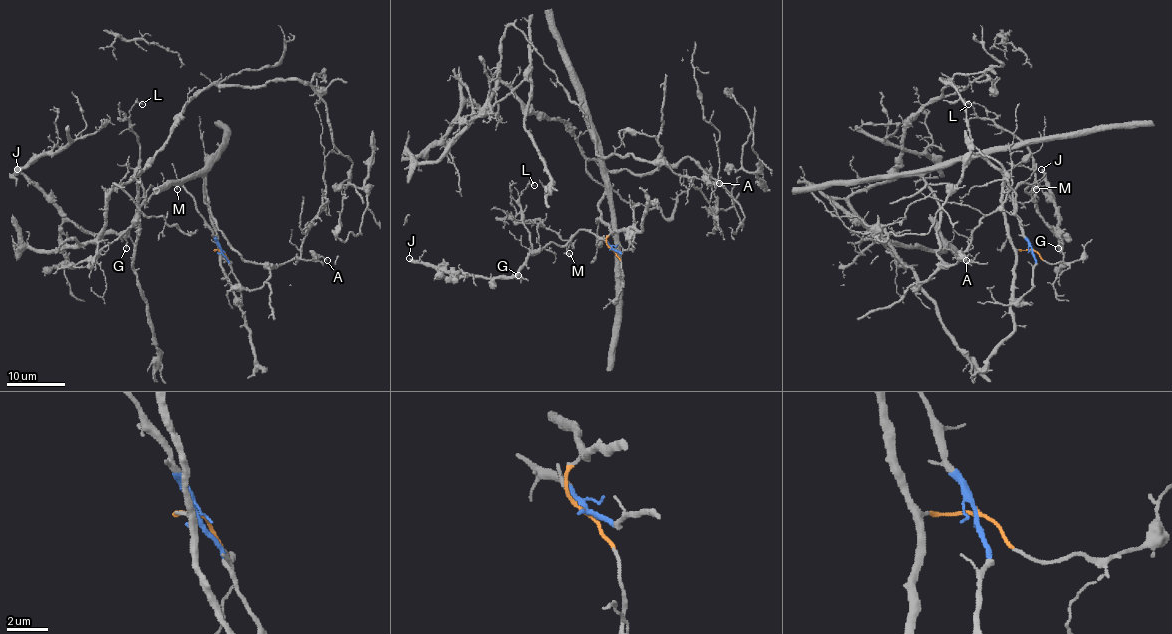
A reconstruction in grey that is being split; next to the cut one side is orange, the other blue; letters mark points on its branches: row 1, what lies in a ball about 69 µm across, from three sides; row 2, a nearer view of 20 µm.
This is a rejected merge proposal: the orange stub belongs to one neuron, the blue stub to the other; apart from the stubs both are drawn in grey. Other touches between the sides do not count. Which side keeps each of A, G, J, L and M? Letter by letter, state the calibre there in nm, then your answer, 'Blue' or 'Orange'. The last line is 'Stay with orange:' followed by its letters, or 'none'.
A: Thickness 110 nm. Orange
G: Thickness 110 nm. Blue
J: Thickness 340 nm. Blue
L: Thickness 70 nm. Blue
M: Thickness 150 nm. Blue
Stay with orange: A

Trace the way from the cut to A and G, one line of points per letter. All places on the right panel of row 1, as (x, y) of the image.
A: (1032, 250), (1013, 246), (1003, 176), (961, 155), (923, 180), (939, 208), (937, 255), (965, 261)
G: (1032, 250), (1013, 208), (1013, 190), (1022, 183), (1028, 185), (1025, 189), (1040, 217), (1057, 234), (1057, 247)

